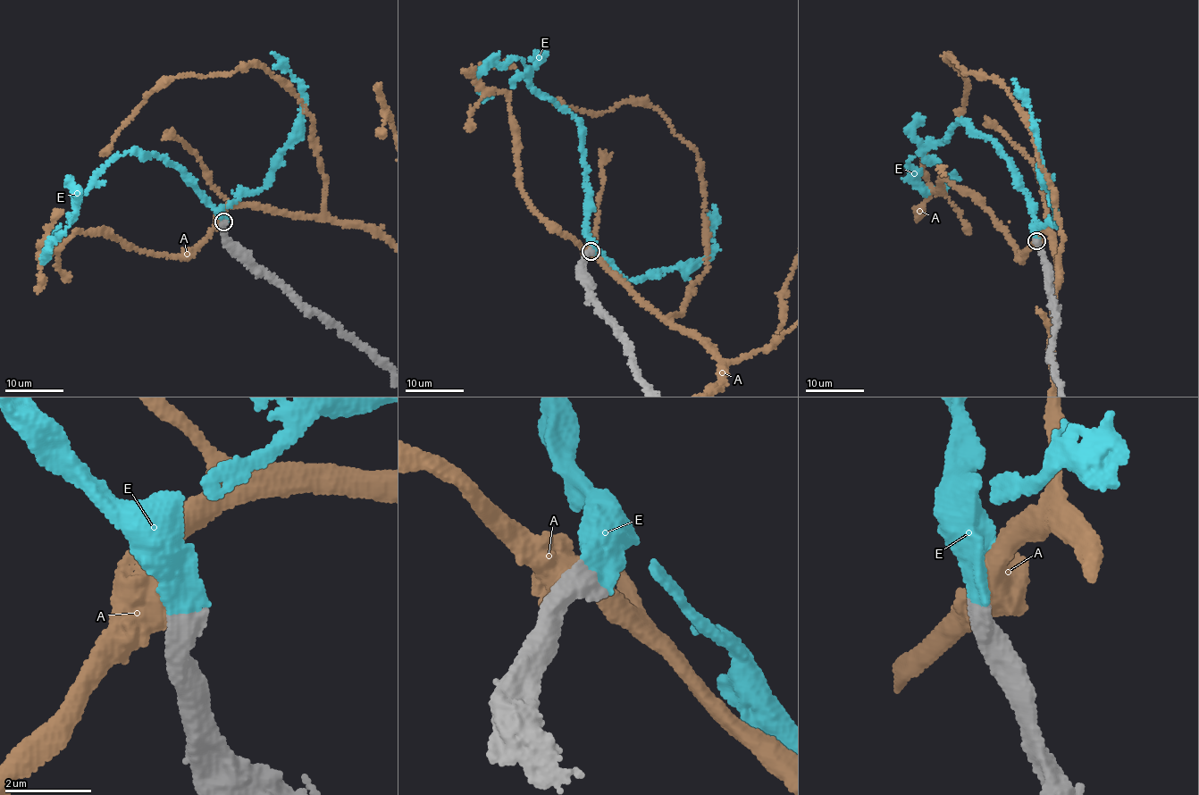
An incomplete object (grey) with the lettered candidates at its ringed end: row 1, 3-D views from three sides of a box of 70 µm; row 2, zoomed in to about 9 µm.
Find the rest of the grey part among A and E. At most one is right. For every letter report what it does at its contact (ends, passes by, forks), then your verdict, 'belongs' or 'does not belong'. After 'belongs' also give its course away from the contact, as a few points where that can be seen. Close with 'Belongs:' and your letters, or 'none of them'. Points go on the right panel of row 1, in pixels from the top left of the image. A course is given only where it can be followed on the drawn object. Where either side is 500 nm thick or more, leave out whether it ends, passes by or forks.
A: does not belong
E: belongs | via (1036, 241), (1033, 211), (1010, 163), (993, 139), (970, 132), (960, 119), (907, 163), (928, 189), (955, 170)
Belongs: E

